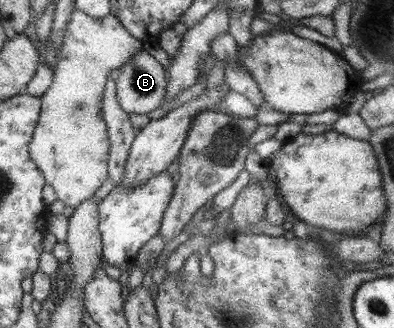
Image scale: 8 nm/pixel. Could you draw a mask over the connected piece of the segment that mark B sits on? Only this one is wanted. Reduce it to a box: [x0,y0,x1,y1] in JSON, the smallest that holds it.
[115,49,167,114]

